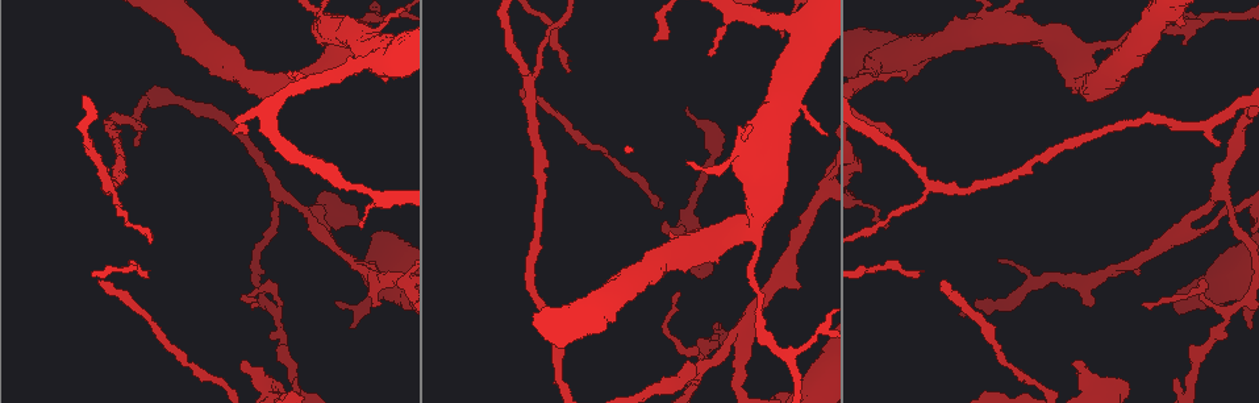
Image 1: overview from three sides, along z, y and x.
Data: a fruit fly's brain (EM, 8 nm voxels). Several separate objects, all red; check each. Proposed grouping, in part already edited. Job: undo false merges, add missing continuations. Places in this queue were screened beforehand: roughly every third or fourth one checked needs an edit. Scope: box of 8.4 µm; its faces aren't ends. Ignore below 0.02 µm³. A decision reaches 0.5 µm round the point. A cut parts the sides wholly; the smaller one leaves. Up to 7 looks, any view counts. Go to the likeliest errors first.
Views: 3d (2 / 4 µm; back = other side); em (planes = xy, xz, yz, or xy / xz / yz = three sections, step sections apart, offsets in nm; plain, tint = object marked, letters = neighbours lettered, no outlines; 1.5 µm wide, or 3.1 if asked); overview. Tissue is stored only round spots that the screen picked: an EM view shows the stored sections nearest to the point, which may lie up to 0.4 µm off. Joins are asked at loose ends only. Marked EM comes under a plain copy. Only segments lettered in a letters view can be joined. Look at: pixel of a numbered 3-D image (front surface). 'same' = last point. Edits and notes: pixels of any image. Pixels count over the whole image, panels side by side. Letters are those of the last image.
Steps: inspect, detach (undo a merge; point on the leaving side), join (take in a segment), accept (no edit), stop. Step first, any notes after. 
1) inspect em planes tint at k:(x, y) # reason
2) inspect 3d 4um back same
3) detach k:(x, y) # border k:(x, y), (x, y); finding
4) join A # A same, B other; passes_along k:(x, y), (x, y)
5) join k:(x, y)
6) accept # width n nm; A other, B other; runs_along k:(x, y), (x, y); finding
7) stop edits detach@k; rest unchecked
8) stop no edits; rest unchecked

inspect 3d 4um at 1:(1004, 17)

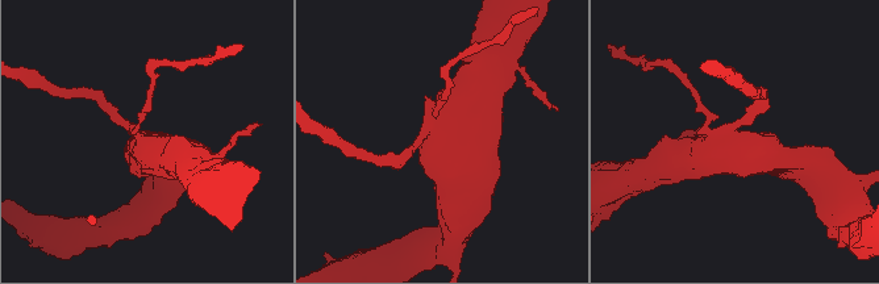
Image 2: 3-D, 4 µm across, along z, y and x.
inspect em planes letters at 2:(436, 137) # arms 4; need the tissue

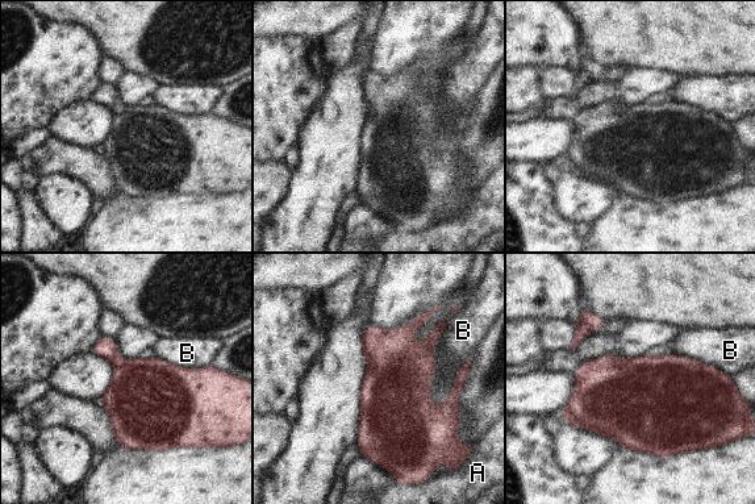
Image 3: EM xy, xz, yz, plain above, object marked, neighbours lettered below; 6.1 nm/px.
accept # longest_contact B 440 nm; A other, B other; one neuron here

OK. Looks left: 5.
inspect em planes letters at 1:(1111, 378) # an open end

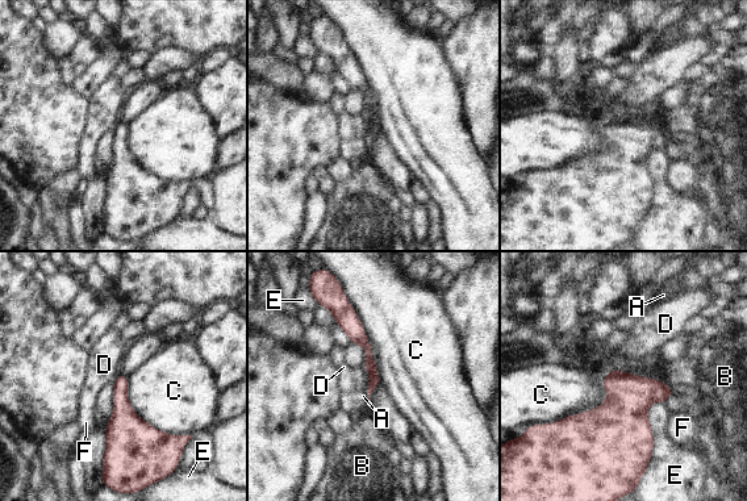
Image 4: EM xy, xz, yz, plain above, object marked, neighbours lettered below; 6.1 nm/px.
accept # A other, B other, C other, D other, E other, F other; runs_along 4:(346, 304), (346, 318), (367, 347), (371, 385); none of them fits

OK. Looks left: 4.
inspect 3d 2um at 1:(708, 54) # thin end

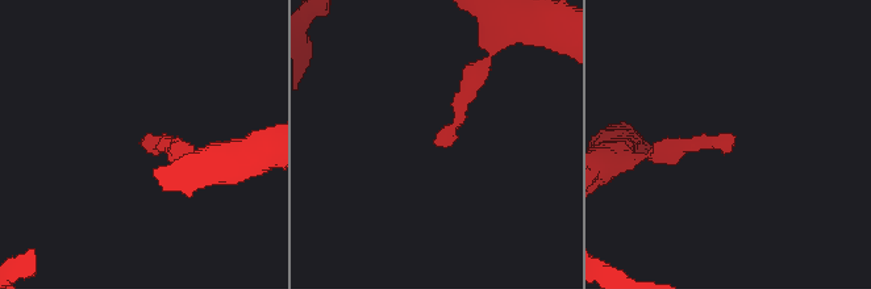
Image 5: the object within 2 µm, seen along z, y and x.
inspect em planes letters at 5:(147, 149) # now the EM

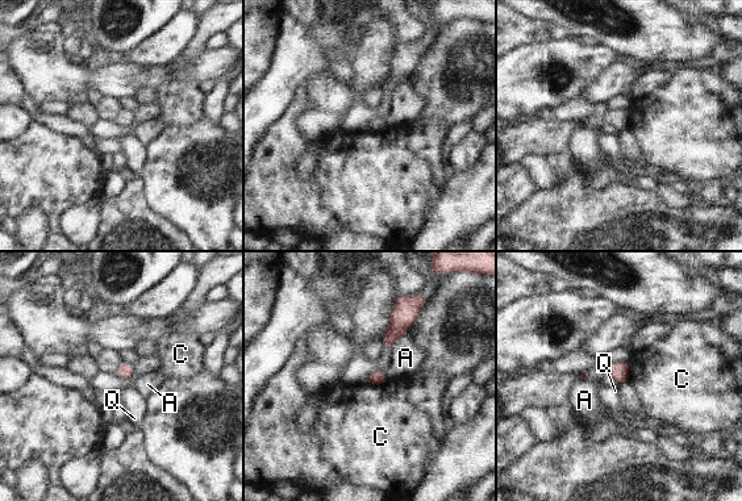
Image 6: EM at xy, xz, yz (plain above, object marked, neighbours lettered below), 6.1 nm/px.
accept # longest_contact A 150 nm; A other, C other, Q other; none of them fits

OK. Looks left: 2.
stop no edits; rest unchecked

